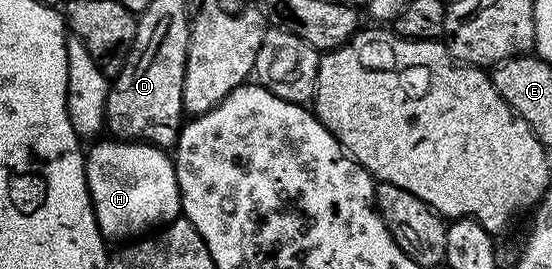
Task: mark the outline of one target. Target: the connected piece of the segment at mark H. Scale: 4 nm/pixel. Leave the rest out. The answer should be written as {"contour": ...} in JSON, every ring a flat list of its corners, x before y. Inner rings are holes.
{"contour":[[107,141,89,149,84,164,100,235,106,240,136,240,181,217,176,164,169,151,146,142]]}

